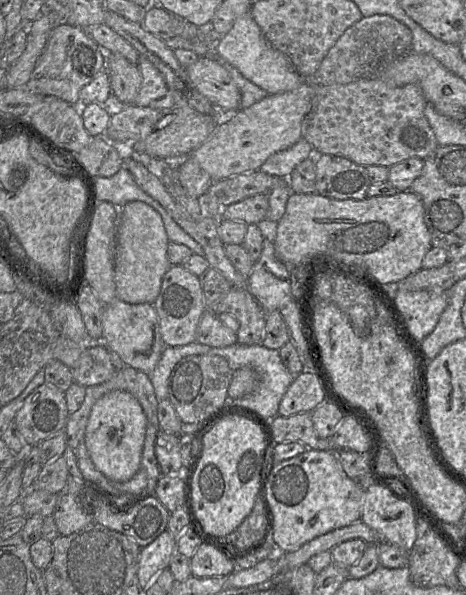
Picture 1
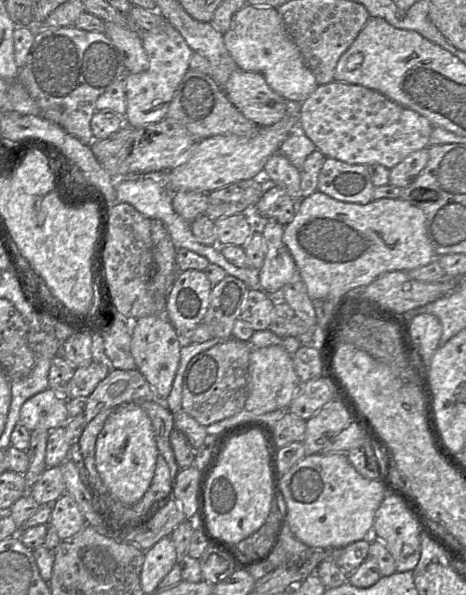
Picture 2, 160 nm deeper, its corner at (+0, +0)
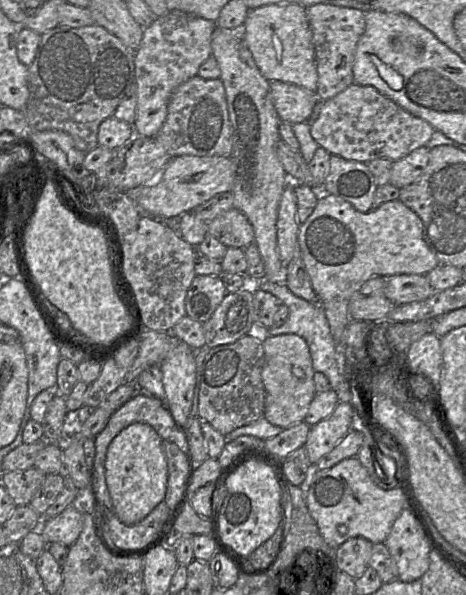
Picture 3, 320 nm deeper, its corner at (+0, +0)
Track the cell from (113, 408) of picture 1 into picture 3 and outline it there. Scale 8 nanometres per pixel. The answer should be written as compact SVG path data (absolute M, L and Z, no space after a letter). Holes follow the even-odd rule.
M135 422L124 428L109 444L105 460L105 477L119 520L126 525L141 522L165 499L168 465L163 439L147 423Z

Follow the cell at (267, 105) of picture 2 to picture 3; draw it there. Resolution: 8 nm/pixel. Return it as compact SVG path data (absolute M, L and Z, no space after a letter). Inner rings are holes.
M270 81L270 95L281 122L306 122L319 101L316 92L292 83Z

